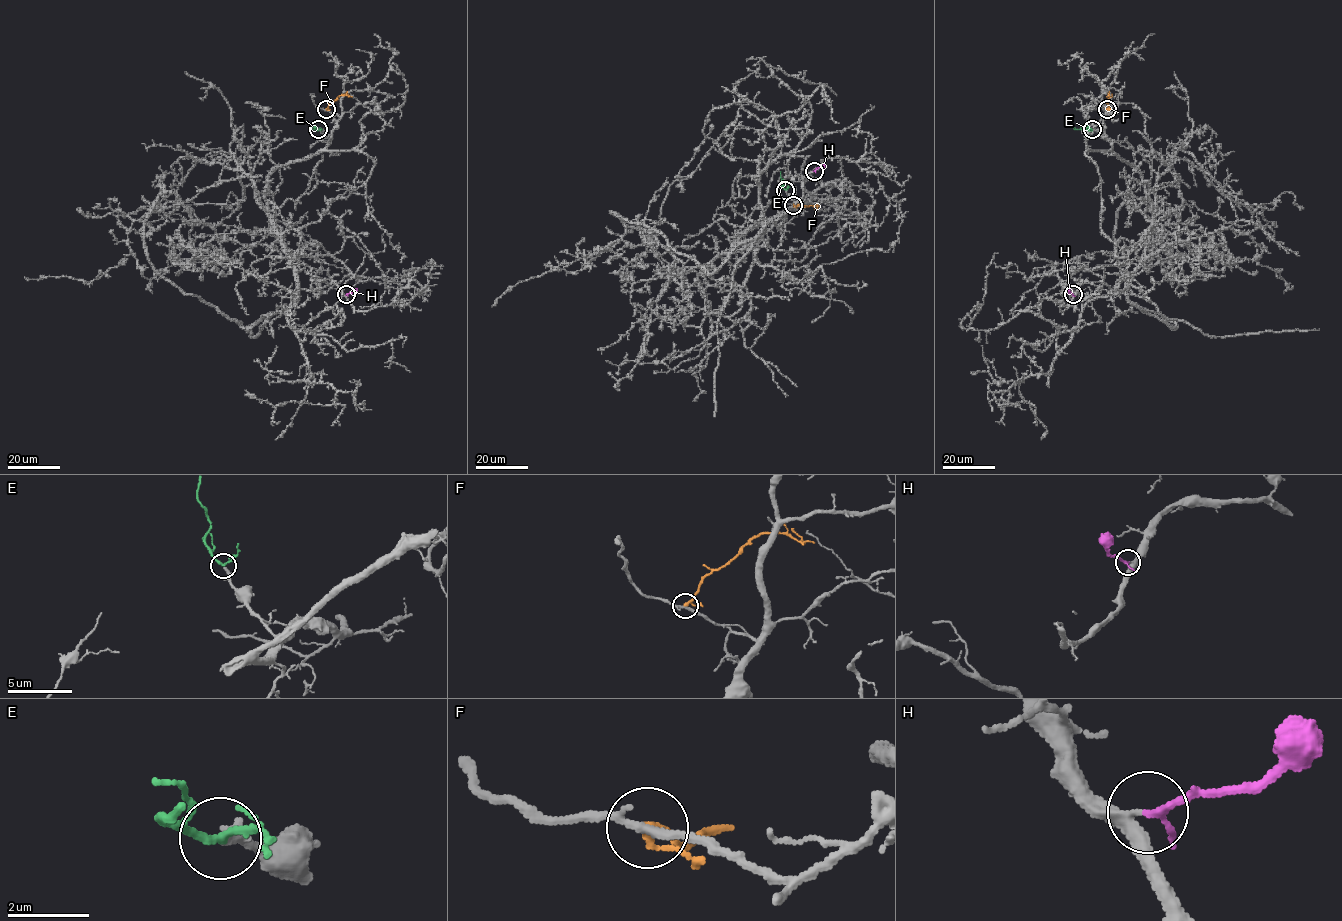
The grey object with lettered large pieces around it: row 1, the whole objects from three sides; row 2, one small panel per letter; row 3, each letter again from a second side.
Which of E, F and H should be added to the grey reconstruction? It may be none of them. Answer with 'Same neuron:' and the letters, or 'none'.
Same neuron: E, H

